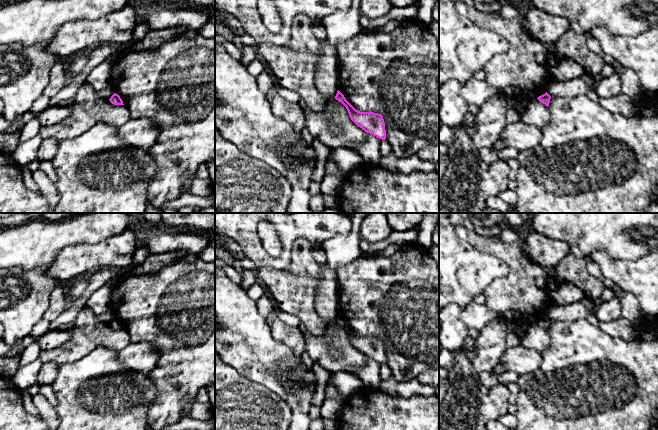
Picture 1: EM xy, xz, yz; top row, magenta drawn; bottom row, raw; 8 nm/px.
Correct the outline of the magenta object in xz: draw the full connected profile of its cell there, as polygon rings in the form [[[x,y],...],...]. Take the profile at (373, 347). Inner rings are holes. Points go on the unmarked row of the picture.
[[[338,314],[335,323],[341,326],[347,333],[351,344],[365,356],[379,363],[386,363],[386,354],[383,340],[374,336],[360,336],[356,334]]]

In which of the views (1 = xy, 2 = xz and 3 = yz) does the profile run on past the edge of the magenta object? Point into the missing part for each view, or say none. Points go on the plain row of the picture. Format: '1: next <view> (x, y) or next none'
1: next none
2: next none
3: next none

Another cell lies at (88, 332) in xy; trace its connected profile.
[[[87,306],[78,312],[75,321],[68,329],[72,332],[72,337],[69,341],[57,348],[40,351],[38,359],[42,363],[53,362],[57,367],[60,367],[66,363],[73,363],[82,359],[99,346],[120,352],[131,343],[130,335],[126,330],[112,328],[110,324],[99,320],[94,312]]]

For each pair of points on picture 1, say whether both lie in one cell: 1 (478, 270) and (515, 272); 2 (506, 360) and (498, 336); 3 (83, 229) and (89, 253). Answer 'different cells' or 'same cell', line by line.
1: different cells
2: different cells
3: different cells

